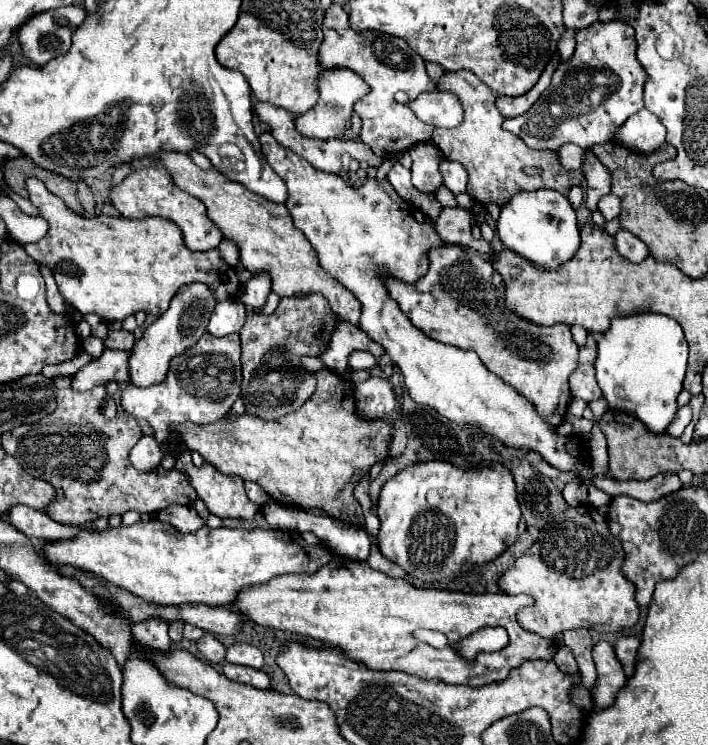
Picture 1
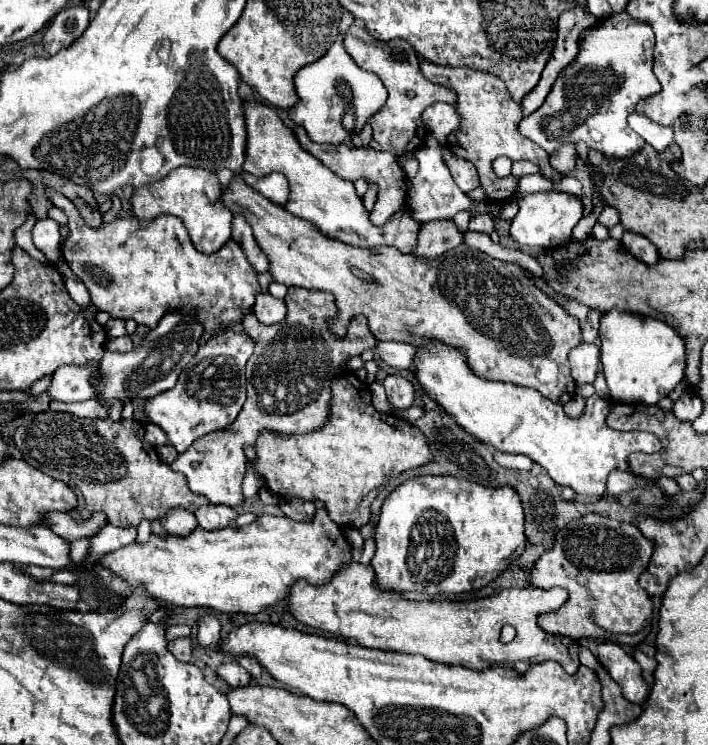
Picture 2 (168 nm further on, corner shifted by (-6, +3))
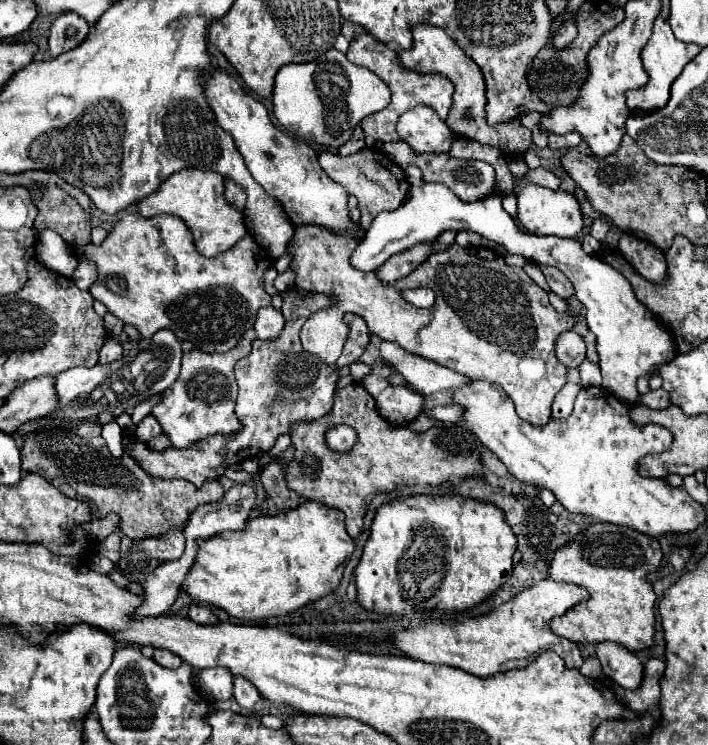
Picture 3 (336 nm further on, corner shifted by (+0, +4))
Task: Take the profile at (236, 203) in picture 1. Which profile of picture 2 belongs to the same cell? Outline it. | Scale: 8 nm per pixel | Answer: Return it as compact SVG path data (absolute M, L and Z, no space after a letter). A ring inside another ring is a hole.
M235 175L231 187L223 191L223 203L233 211L241 211L249 225L253 227L255 239L263 253L271 261L269 273L273 281L287 287L303 287L329 291L337 303L337 315L327 321L327 327L335 337L343 338L347 334L349 321L353 315L361 313L367 317L369 327L377 341L403 341L409 345L419 345L421 341L439 341L449 347L459 347L471 371L487 381L507 381L519 387L531 387L543 397L565 405L575 397L575 381L571 377L571 367L567 355L573 347L581 343L581 325L571 317L563 307L559 307L549 295L545 295L517 263L505 263L493 259L477 249L469 249L465 243L443 253L439 259L417 259L411 253L405 255L395 247L373 247L359 249L351 247L339 239L323 235L313 223L291 215L285 207L279 207L253 191L241 175ZM353 267L373 275L375 283L365 283L353 275Z

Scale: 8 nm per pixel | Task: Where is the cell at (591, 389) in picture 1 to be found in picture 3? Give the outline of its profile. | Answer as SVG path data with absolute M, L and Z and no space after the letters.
M569 330L569 332L561 334L561 338L557 340L555 352L563 366L579 368L579 364L585 360L585 342L579 334Z

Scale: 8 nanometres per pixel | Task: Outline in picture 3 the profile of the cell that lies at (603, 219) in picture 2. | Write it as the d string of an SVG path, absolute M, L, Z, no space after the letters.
M595 218L593 224L591 224L591 234L597 238L597 240L603 240L605 234L609 230L609 222L605 218Z

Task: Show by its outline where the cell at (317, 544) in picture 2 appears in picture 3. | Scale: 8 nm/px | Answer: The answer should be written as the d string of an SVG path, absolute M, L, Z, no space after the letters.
M303 502L277 516L253 518L243 530L227 530L225 534L199 540L195 562L181 584L181 592L195 602L213 604L239 620L267 620L331 594L339 586L345 562L351 558L353 550L355 546L345 530L345 516L341 510L321 502Z

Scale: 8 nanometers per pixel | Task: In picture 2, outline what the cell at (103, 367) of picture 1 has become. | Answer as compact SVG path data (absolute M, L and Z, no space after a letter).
M87 363L87 365L63 365L59 367L51 377L51 385L47 393L55 401L63 403L75 403L75 401L87 401L93 399L95 389L89 385L91 375L95 377L99 373L99 363Z

